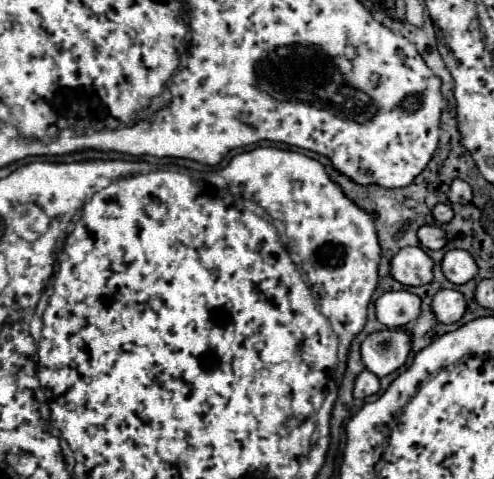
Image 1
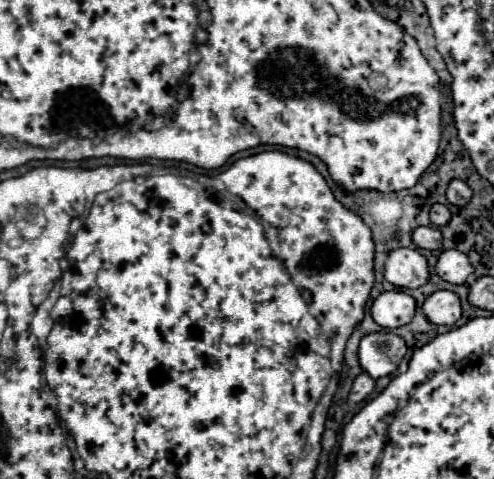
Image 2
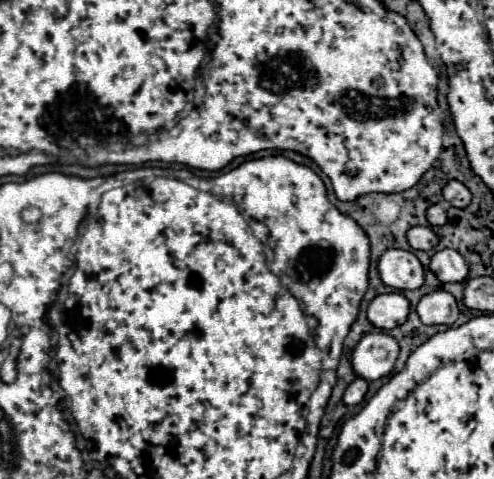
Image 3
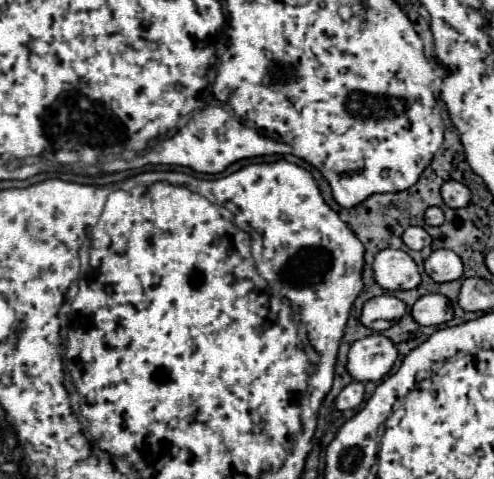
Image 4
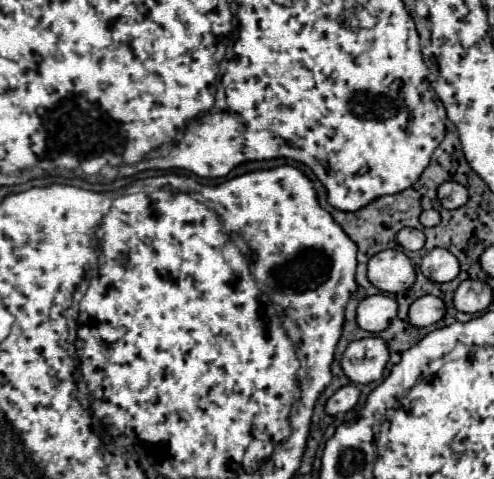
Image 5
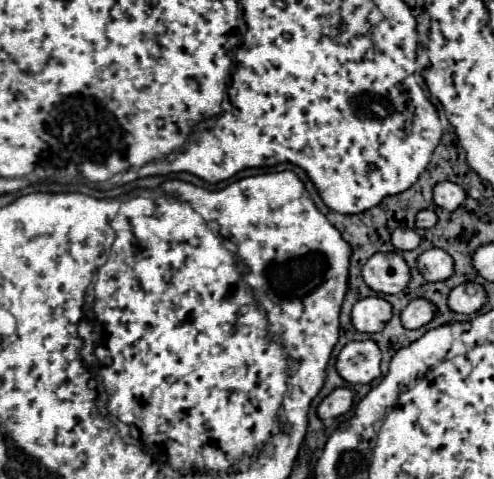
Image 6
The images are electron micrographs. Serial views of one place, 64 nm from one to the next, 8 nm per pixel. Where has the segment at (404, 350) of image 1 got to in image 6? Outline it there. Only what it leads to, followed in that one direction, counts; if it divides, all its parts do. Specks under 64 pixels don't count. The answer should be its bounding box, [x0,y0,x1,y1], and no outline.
[336,340,380,384]

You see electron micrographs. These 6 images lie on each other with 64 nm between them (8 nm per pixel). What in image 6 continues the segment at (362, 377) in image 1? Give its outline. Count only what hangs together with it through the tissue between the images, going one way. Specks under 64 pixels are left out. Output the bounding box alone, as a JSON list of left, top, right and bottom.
[316,388,352,420]

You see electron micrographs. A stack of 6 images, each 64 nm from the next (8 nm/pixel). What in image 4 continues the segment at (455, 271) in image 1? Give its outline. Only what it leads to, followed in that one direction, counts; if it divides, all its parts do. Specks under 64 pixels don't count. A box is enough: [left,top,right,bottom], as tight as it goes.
[424,250,462,282]

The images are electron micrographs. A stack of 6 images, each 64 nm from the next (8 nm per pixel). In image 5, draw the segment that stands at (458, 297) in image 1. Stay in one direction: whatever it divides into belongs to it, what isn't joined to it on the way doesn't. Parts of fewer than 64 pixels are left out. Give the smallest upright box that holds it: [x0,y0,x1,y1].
[408,296,444,328]

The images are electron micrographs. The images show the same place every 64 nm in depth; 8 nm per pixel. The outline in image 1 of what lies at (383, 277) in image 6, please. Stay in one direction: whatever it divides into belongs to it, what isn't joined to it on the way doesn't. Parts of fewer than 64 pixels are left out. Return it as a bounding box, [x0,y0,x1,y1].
[390,248,432,286]

